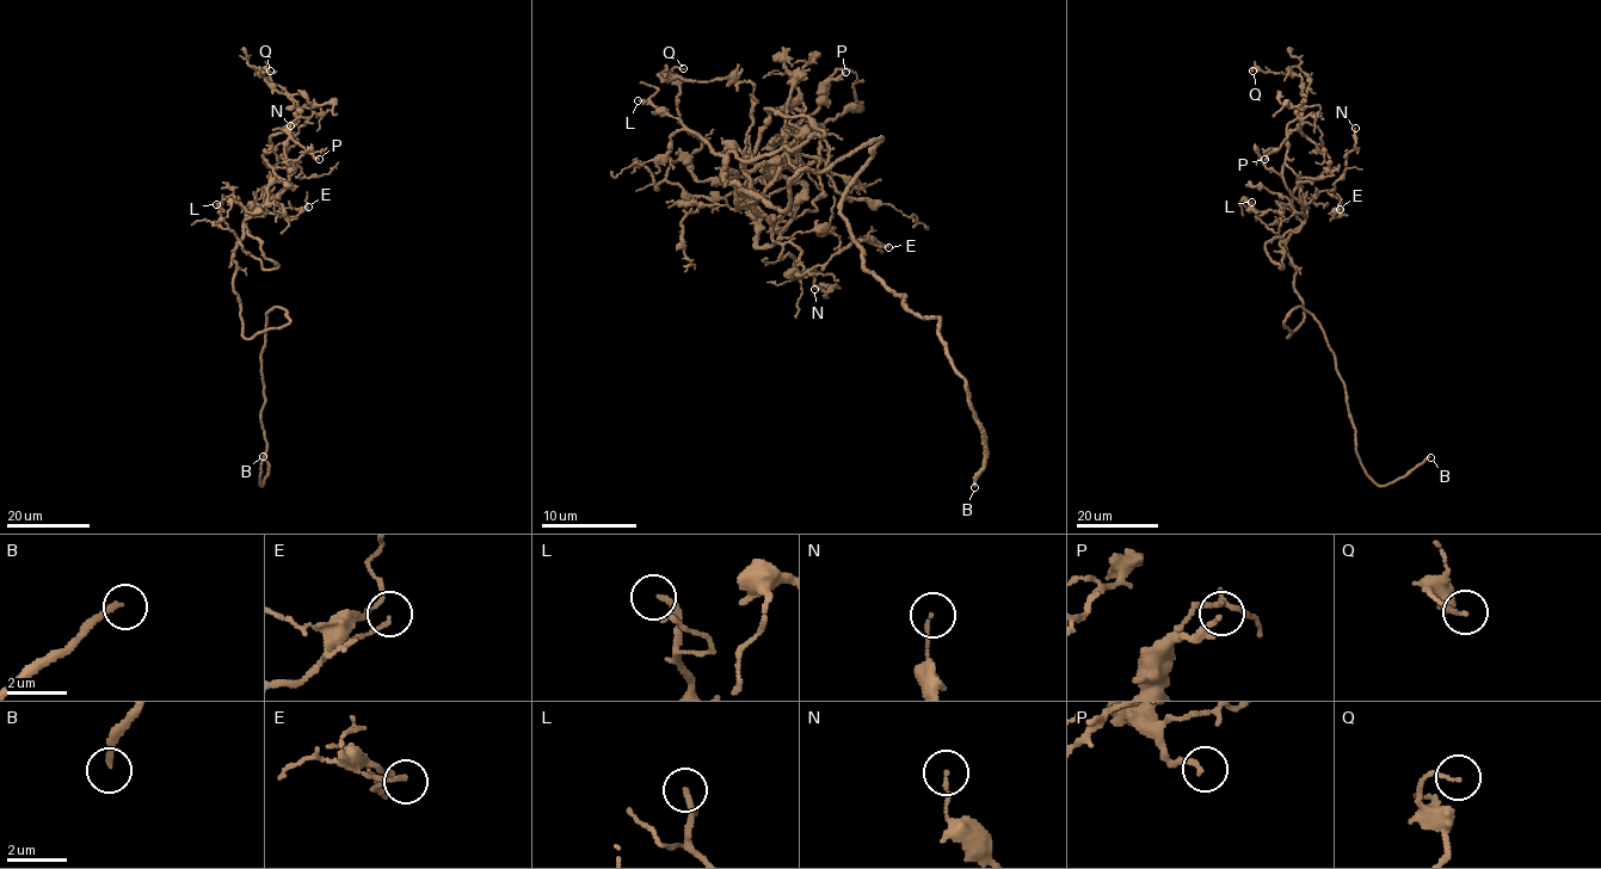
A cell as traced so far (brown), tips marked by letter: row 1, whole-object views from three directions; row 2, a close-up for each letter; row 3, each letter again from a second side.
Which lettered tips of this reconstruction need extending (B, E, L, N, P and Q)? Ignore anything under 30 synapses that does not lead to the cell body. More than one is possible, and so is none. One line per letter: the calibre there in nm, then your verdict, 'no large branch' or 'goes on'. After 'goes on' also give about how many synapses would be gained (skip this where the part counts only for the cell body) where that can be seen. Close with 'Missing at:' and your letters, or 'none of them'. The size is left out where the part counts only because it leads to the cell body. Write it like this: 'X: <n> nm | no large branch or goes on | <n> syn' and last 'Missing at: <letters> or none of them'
B: 190 nm | goes on
E: 120 nm | no large branch
L: 200 nm | goes on | 70 syn
N: 100 nm | no large branch
P: 170 nm | no large branch
Q: 110 nm | no large branch
Missing at: B, L

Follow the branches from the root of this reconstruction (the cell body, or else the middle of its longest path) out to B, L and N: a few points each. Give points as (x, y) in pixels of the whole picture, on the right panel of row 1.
B: (1304, 318), (1287, 337), (1293, 309), (1318, 322), (1365, 473), (1385, 486), (1430, 457)
L: (1304, 318), (1303, 299), (1293, 288), (1295, 266), (1286, 244), (1256, 214), (1251, 202)
N: (1304, 318), (1287, 238), (1305, 221), (1306, 205), (1315, 195), (1334, 188), (1348, 153), (1355, 148), (1355, 128)

